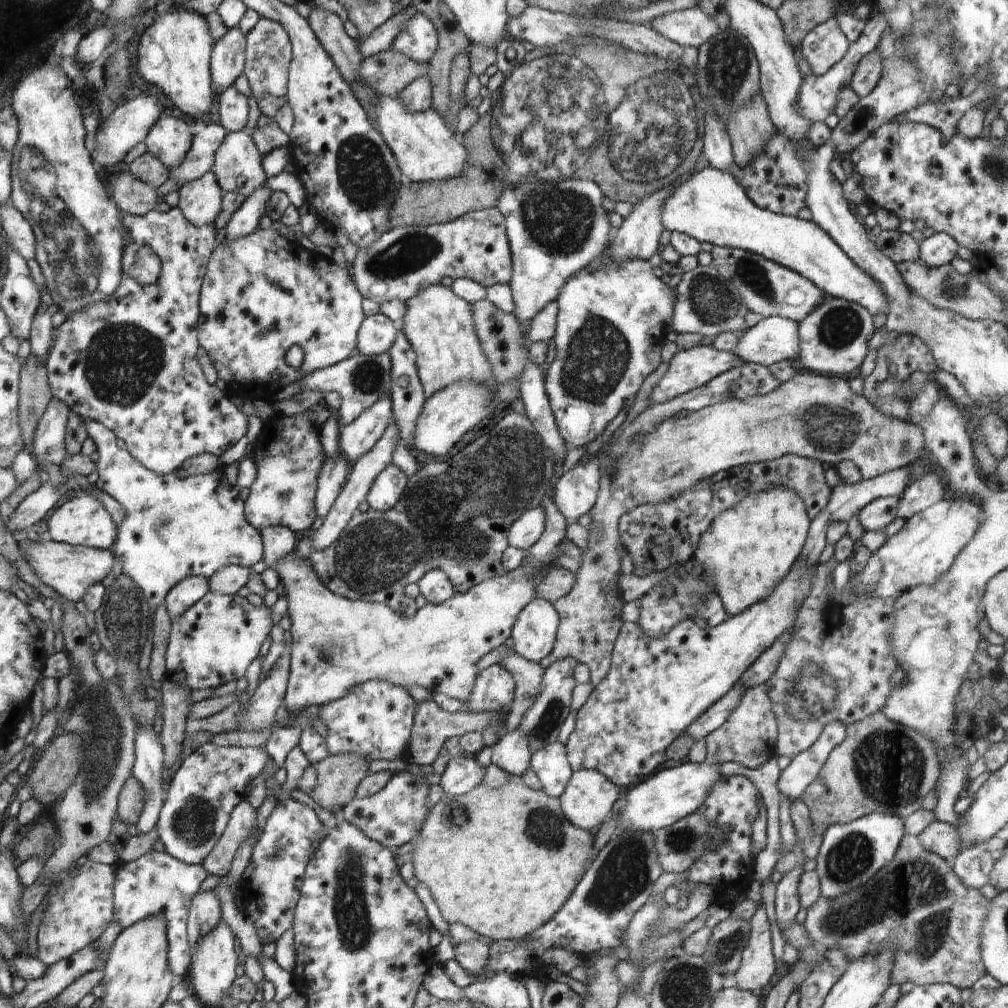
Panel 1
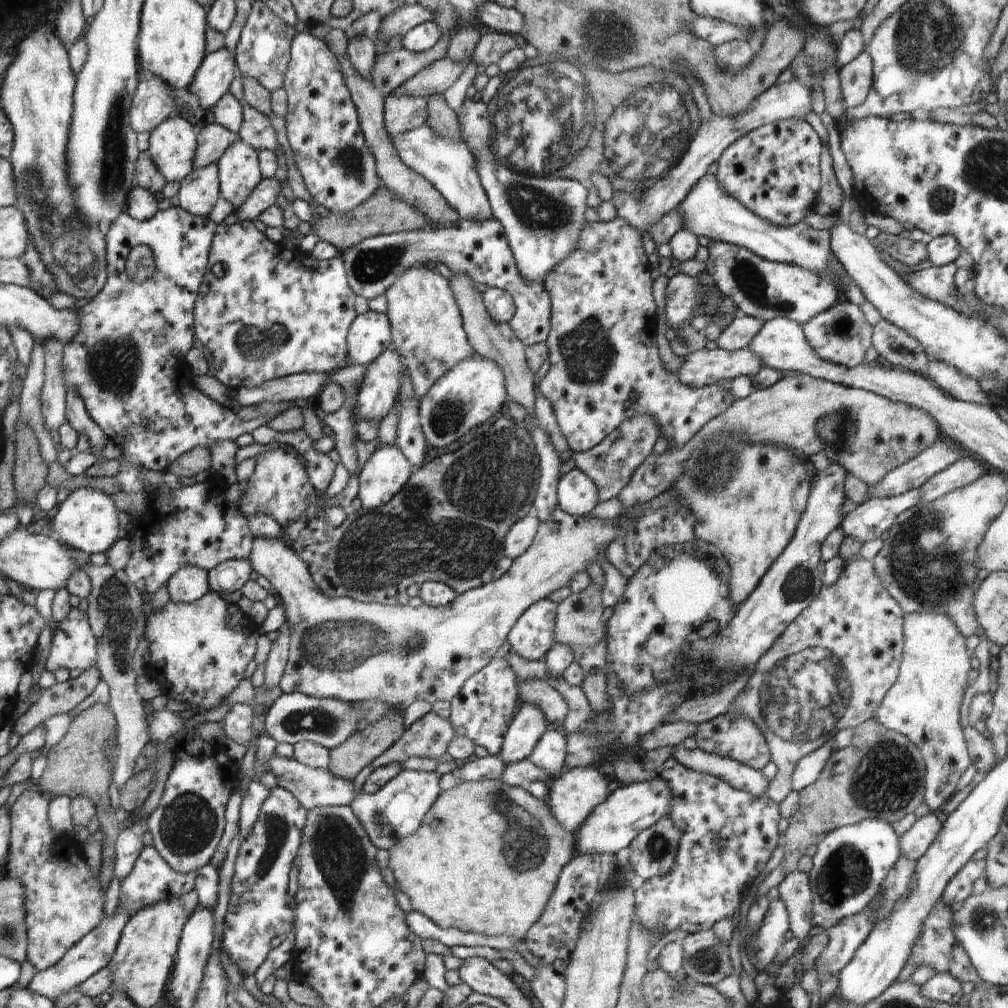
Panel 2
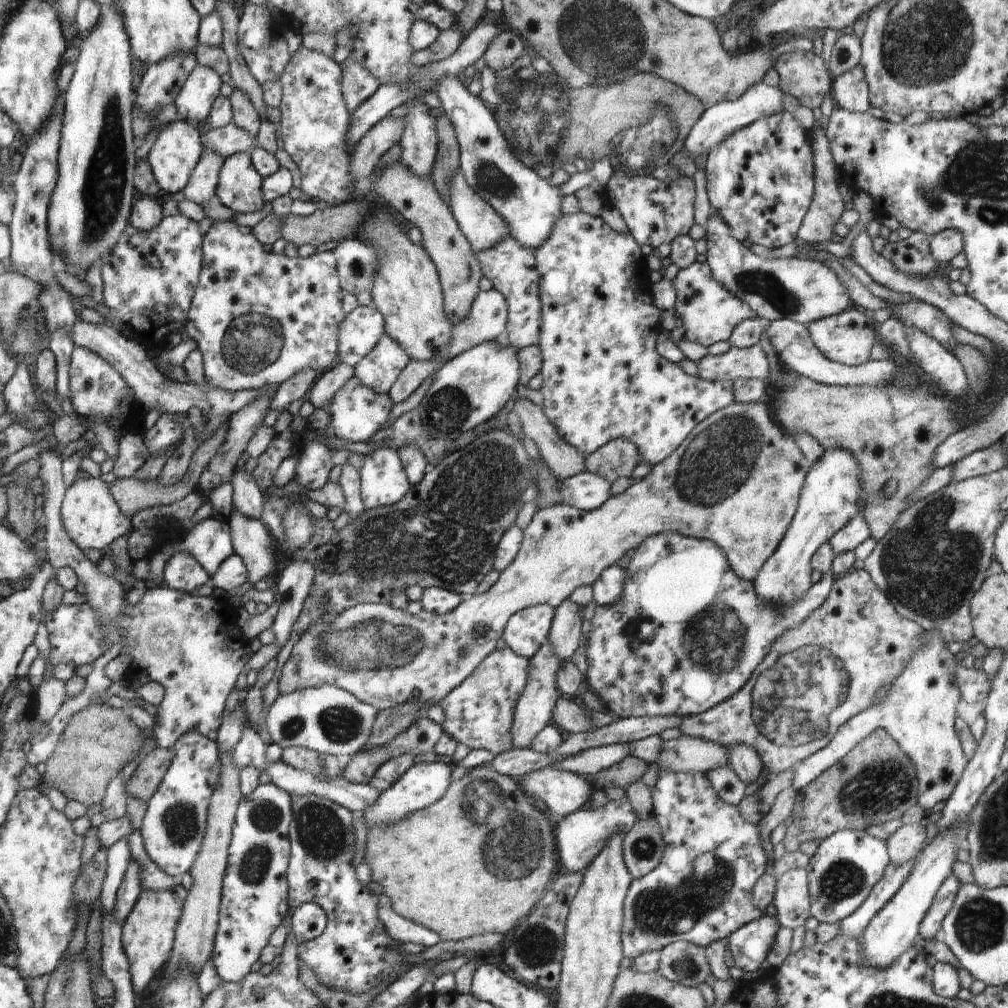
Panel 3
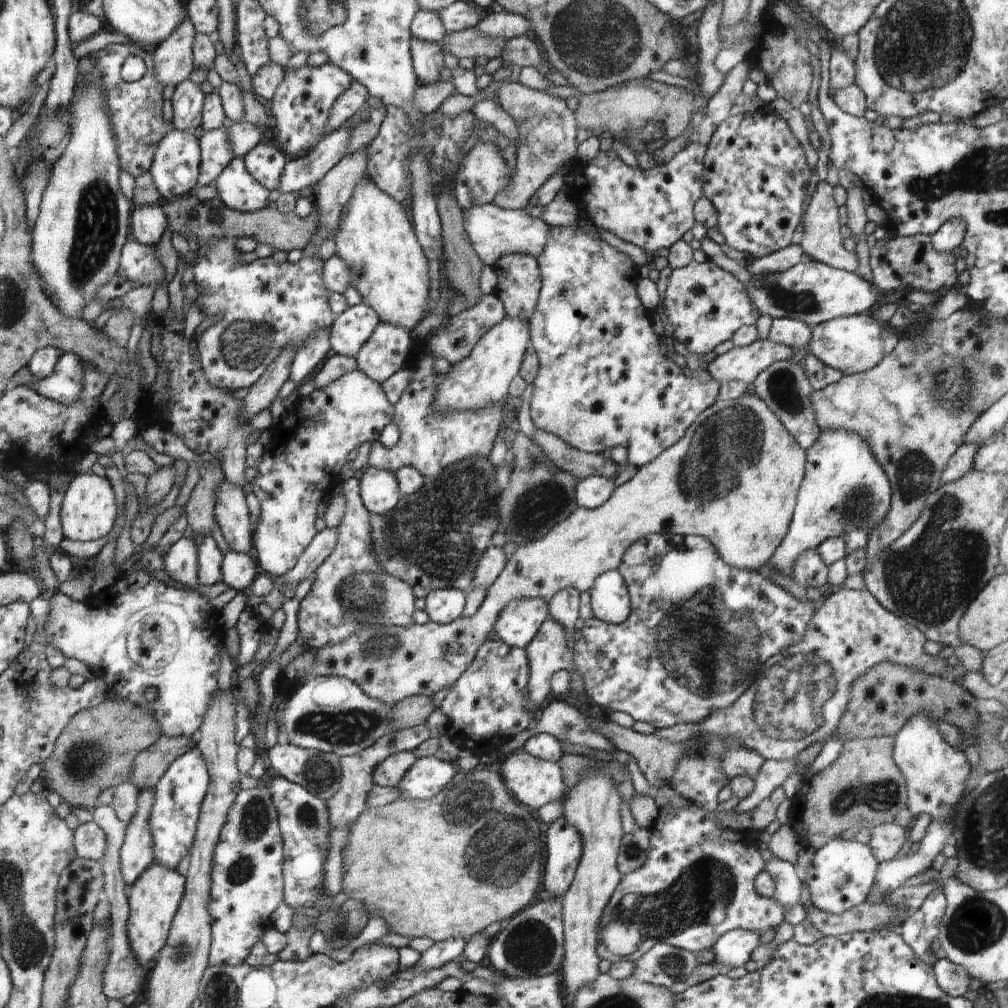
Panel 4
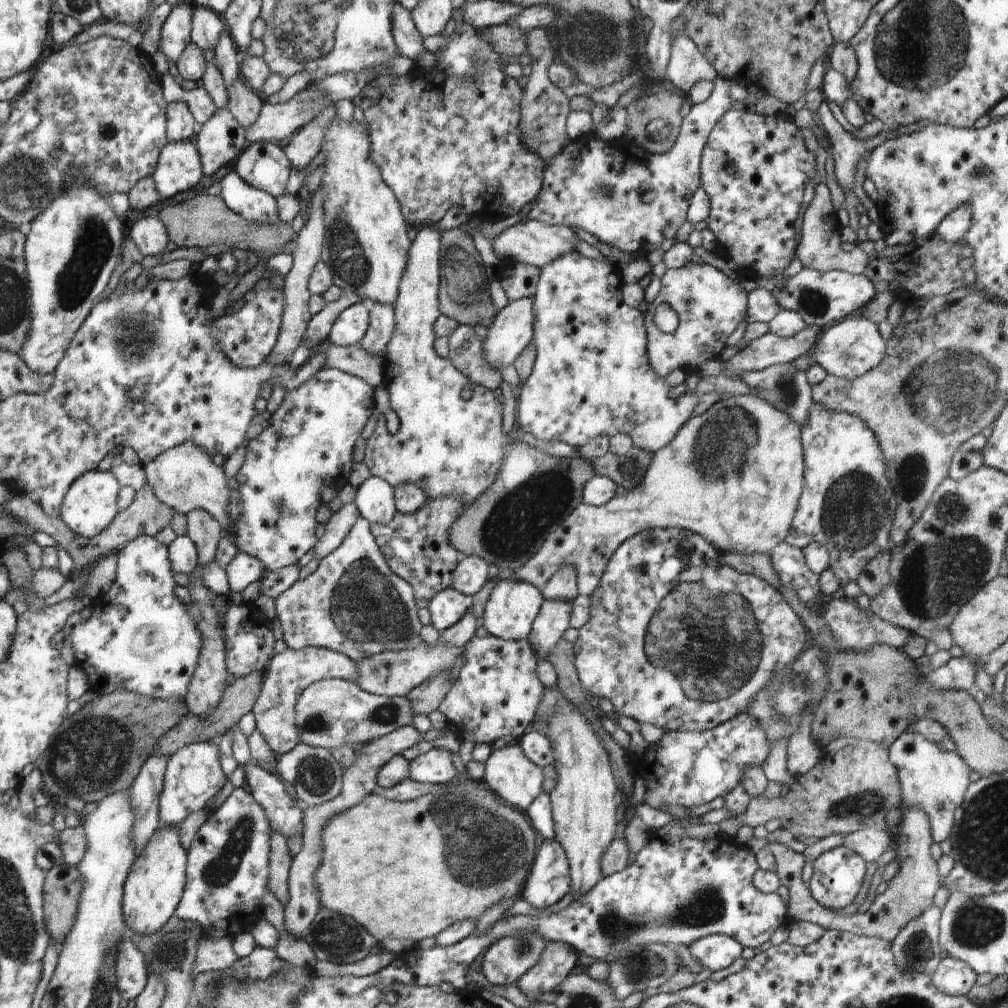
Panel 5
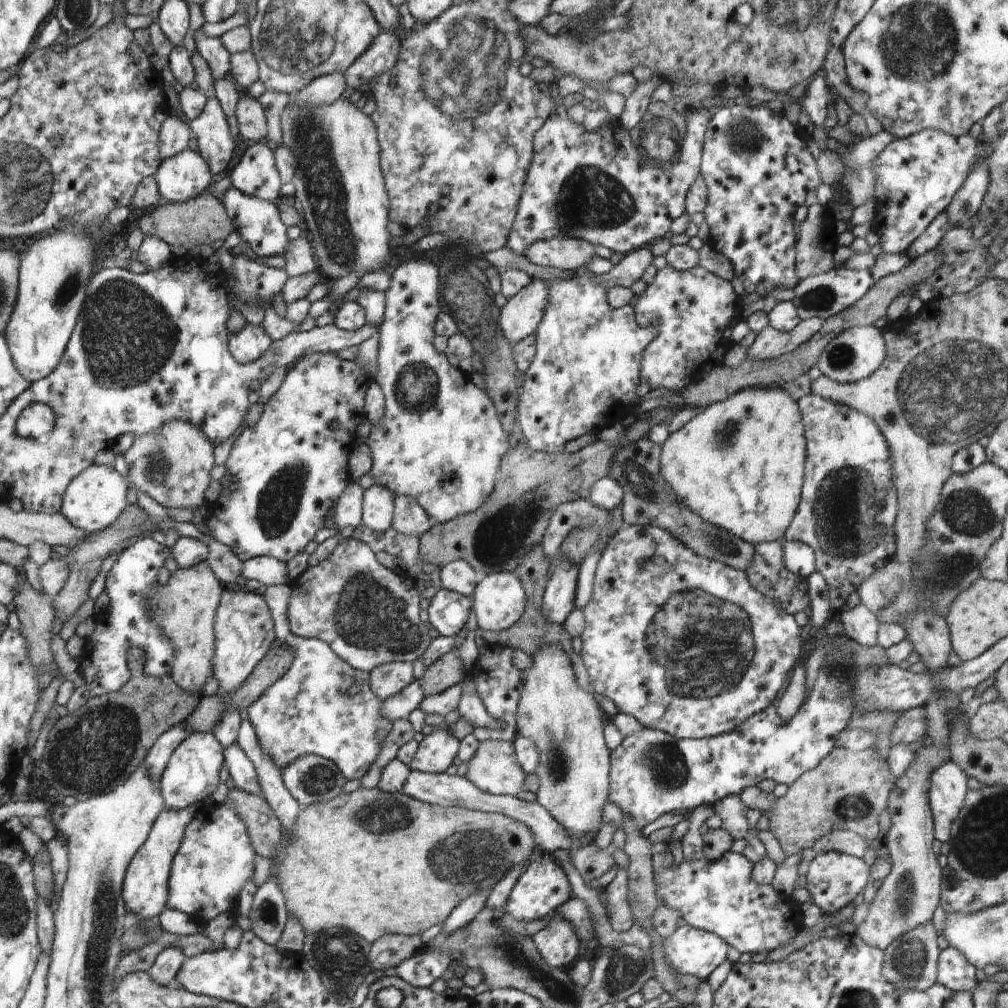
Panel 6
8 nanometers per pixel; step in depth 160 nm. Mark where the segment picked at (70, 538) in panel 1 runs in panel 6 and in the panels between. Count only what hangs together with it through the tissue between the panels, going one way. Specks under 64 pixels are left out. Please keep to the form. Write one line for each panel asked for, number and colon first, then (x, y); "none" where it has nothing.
2: (86, 520)
3: (92, 519)
4: (88, 510)
5: (89, 507)
6: (95, 498)

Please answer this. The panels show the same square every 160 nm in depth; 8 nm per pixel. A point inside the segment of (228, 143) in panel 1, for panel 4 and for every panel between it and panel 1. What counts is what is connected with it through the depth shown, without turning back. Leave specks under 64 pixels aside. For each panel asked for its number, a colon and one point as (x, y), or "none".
2: (238, 169)
3: (239, 187)
4: (237, 188)

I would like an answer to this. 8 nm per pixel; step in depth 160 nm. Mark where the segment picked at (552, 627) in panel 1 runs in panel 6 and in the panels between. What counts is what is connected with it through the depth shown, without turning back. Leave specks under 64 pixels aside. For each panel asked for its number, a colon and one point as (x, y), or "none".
2: (534, 634)
3: (527, 630)
4: (520, 621)
5: (509, 613)
6: (499, 598)

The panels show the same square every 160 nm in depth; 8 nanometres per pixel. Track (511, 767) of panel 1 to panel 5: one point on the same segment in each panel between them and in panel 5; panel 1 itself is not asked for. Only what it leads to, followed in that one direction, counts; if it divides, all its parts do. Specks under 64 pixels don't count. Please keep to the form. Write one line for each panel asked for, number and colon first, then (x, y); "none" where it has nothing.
2: (528, 726)
3: (534, 710)
4: (548, 652)
5: (547, 630)

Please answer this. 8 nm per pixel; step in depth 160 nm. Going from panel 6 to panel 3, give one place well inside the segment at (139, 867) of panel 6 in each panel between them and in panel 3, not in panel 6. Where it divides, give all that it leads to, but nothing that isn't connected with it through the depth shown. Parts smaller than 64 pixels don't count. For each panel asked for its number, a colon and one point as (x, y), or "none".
3: (148, 934)
4: (154, 898)
5: (153, 889)

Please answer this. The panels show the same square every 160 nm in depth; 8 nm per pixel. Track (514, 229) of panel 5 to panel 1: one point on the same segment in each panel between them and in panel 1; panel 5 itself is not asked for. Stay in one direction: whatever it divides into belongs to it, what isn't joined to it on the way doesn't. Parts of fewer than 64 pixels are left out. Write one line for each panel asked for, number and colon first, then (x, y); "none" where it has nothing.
1: (425, 149)
2: (450, 166)
3: (483, 227)
4: (495, 232)

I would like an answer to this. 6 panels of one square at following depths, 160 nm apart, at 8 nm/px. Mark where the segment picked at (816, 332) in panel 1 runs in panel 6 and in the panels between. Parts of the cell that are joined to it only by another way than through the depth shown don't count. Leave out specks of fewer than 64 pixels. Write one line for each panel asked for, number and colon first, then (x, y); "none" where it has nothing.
2: (841, 334)
3: (846, 338)
4: (851, 345)
5: (851, 347)
6: (854, 354)

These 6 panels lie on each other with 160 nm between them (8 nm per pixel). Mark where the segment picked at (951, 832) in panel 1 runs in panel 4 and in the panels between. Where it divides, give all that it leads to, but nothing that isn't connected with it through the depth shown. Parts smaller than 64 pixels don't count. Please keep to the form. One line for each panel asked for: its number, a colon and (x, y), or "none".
2: (914, 843)
3: (904, 844)
4: (886, 839)

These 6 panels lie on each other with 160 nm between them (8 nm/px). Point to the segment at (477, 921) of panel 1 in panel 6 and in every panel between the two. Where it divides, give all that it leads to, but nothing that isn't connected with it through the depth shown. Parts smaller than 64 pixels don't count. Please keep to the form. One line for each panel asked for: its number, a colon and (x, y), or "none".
2: (486, 859)
3: (477, 861)
4: (415, 863)
5: (402, 869)
6: (376, 863)

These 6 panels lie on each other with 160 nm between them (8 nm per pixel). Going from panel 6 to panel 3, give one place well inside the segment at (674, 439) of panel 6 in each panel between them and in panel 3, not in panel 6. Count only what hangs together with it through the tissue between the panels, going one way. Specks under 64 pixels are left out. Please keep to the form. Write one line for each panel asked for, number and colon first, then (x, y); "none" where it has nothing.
3: (736, 479)
4: (734, 477)
5: (734, 475)

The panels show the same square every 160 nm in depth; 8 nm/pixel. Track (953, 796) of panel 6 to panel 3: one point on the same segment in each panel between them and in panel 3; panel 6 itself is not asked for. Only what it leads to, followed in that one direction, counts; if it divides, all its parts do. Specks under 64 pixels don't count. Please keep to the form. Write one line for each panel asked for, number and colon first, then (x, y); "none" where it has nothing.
3: (919, 711)
4: (937, 775)
5: (936, 781)

